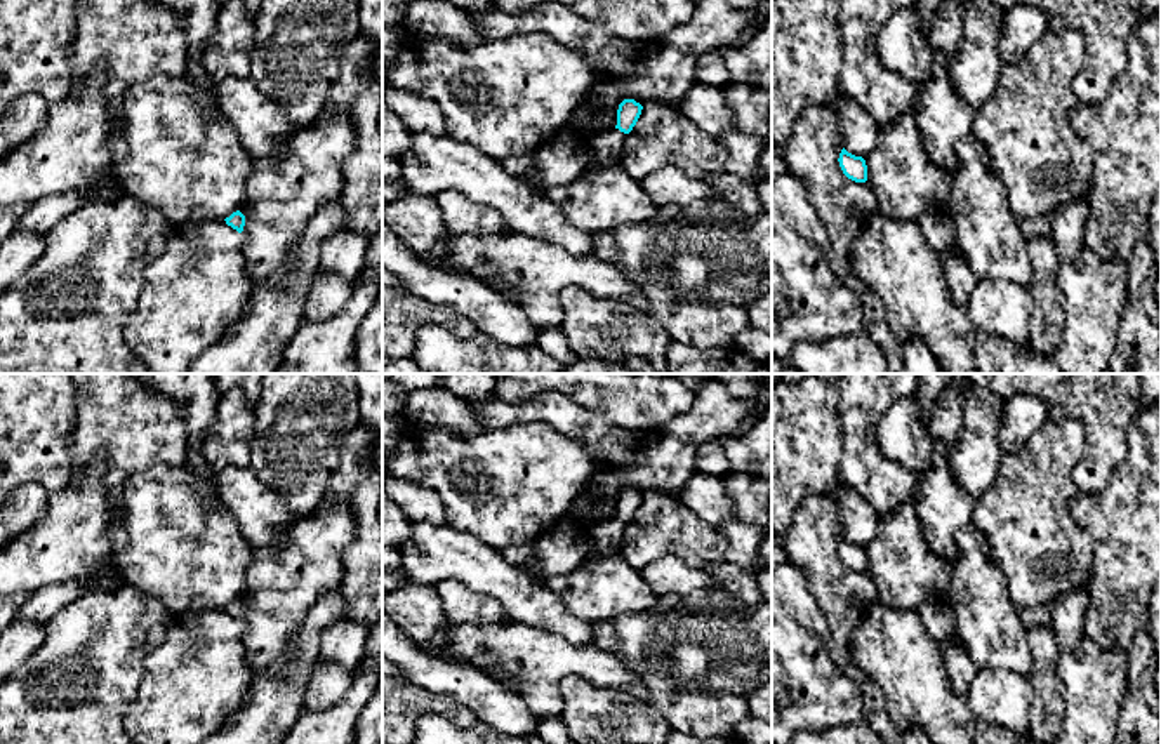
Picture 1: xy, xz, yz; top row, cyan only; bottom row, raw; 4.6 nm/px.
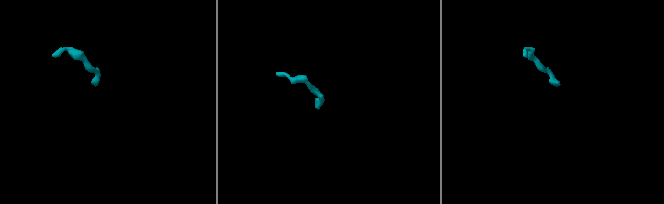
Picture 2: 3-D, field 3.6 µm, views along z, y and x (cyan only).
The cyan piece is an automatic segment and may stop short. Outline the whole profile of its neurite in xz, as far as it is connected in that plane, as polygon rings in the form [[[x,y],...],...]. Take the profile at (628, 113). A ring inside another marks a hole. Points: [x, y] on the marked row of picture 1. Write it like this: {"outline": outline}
{"outline": [[[624,99],[617,110],[617,125],[614,130],[601,132],[587,143],[586,160],[591,169],[619,165],[626,136],[636,125],[643,106],[634,99]]]}

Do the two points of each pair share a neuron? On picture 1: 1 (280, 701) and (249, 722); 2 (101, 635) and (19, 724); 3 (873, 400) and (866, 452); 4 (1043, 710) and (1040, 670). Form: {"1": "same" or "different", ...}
{"1": "same", "2": "same", "3": "same", "4": "same"}

